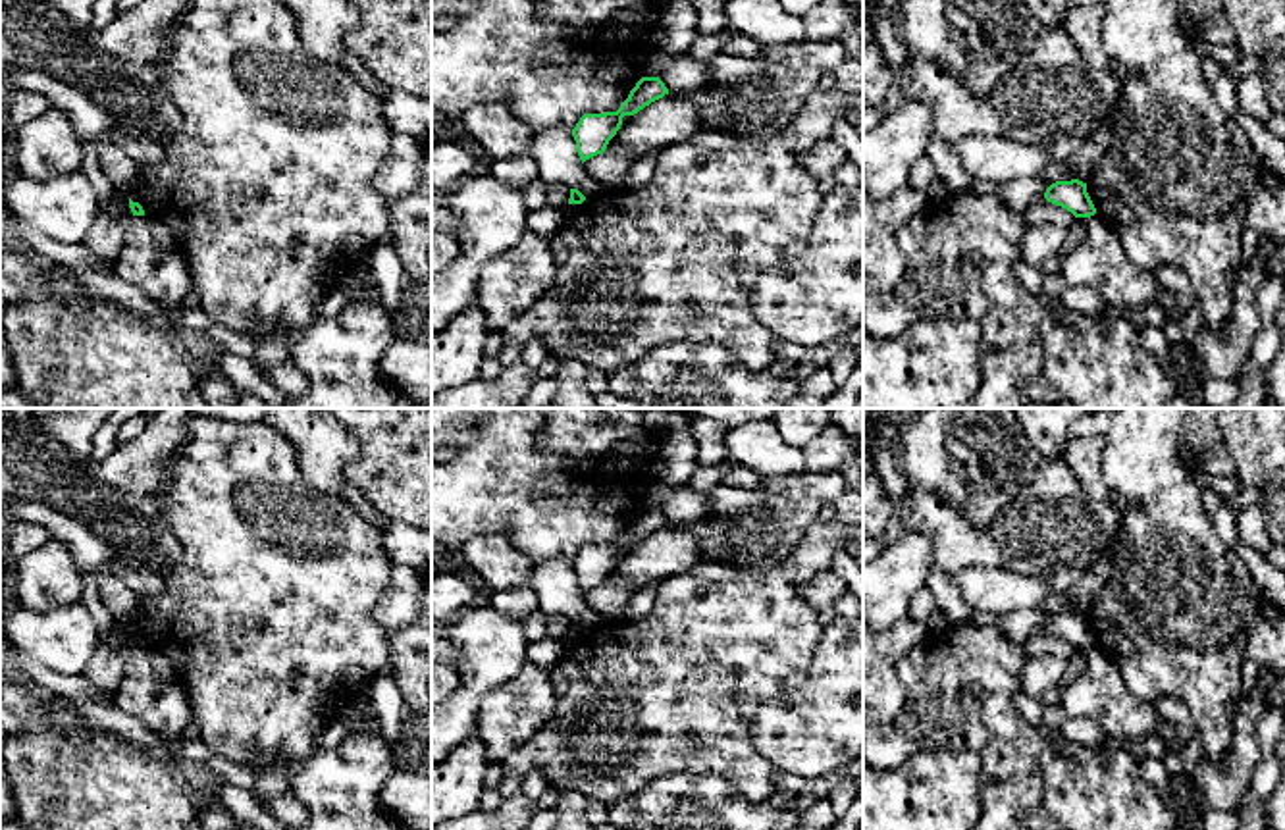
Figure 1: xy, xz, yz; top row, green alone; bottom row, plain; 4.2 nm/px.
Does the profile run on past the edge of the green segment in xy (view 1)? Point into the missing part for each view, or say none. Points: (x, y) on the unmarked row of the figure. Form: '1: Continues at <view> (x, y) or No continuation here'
1: No continuation here

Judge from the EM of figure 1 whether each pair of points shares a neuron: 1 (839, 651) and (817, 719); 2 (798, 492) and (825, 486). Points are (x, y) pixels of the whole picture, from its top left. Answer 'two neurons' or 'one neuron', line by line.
1: one neuron
2: one neuron

